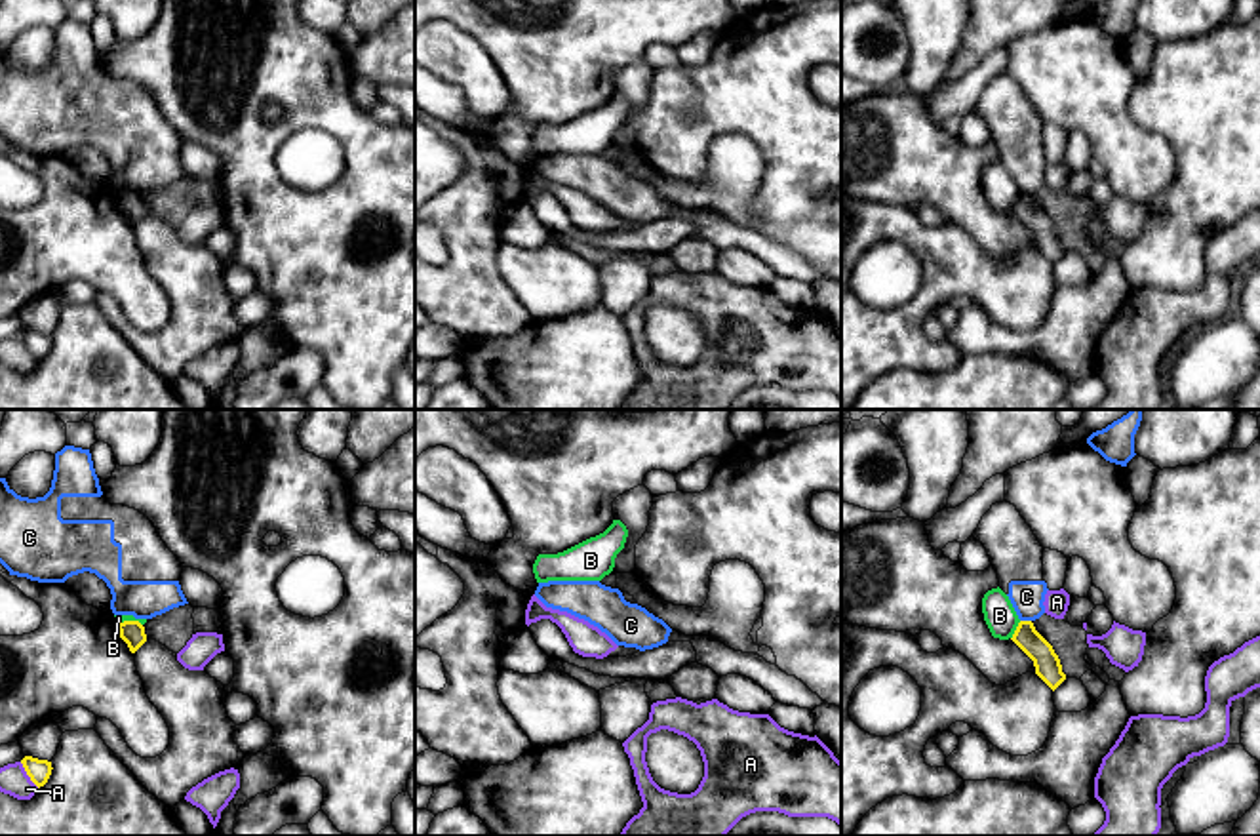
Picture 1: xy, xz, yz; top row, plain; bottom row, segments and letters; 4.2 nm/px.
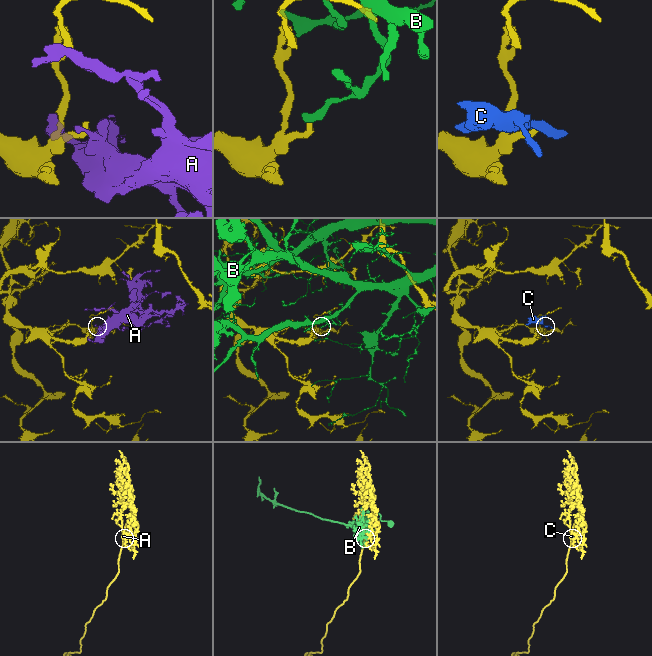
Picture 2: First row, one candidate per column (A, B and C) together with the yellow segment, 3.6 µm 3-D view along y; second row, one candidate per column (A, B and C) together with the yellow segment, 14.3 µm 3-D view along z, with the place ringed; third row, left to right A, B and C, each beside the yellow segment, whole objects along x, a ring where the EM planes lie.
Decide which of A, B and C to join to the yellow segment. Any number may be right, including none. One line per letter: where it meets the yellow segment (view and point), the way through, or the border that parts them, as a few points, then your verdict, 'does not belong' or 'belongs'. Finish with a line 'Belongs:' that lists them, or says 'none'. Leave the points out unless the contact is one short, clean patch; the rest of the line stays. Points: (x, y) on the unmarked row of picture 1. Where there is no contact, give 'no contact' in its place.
A: meets yellow in xy at (27, 347); does not belong
B: meets yellow in yz at (1015, 204); does not belong
C: meets yellow in yz at (1026, 195); border along yz (1021, 193), (1030, 195); does not belong
Belongs: none

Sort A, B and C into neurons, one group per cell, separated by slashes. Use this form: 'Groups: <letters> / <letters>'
Groups: A / B / C

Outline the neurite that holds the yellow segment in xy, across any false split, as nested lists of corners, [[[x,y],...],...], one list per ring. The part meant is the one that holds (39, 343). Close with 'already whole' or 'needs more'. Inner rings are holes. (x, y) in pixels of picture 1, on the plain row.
[[[25,329],[21,333],[27,348],[30,350],[30,354],[40,362],[48,356],[49,348],[51,348],[51,335],[48,333],[38,333],[32,329]]]; already whole

